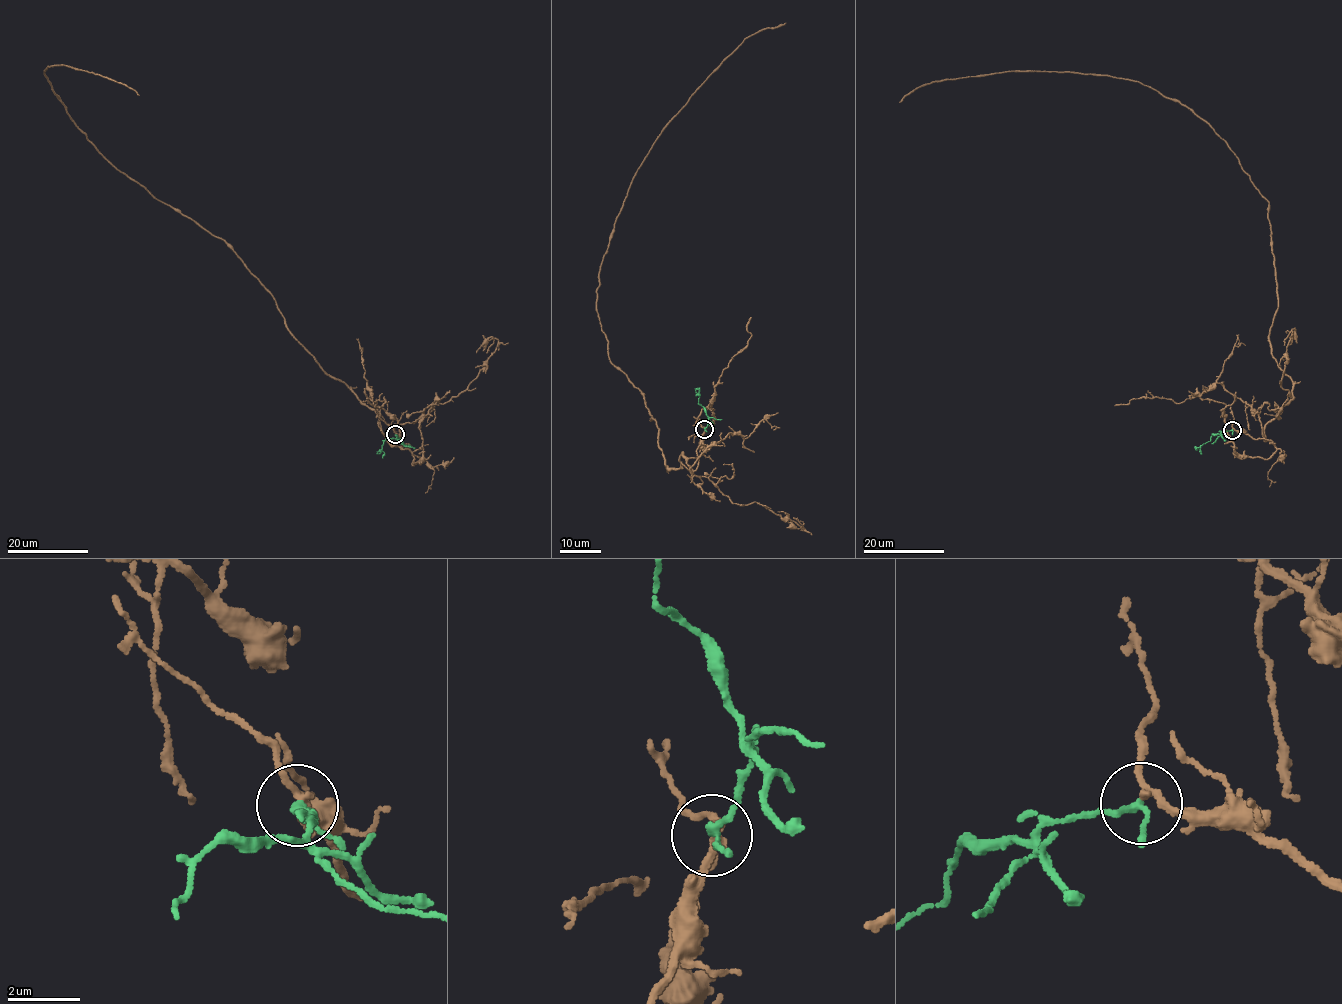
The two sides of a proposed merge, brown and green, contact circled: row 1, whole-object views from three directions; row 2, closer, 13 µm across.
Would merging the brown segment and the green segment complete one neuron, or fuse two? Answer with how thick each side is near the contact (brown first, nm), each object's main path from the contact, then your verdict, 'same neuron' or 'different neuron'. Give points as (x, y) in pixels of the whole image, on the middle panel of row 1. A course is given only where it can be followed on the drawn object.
calibres 180 and 150 nm; course brown (705, 429), (698, 467), (666, 466), (608, 355), (599, 270), (661, 131), (785, 22); course green (704, 429), (709, 420), (704, 408), (698, 403), (699, 395), (695, 395); same neuron

